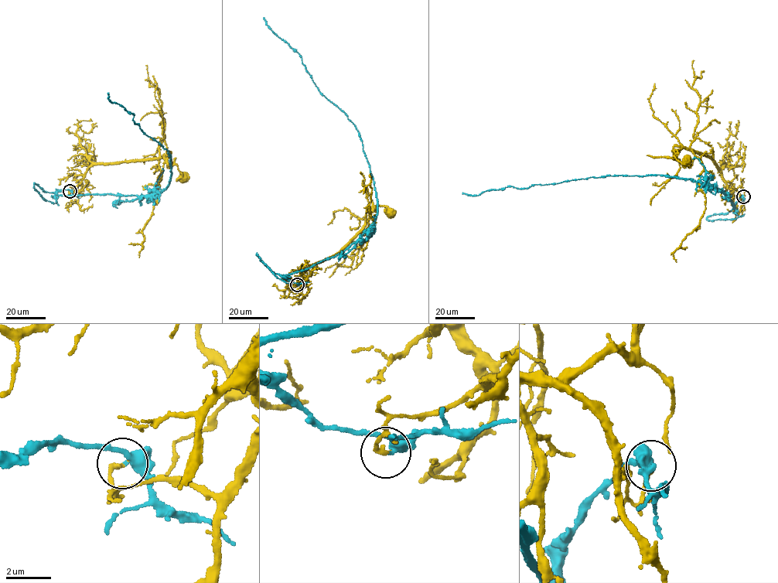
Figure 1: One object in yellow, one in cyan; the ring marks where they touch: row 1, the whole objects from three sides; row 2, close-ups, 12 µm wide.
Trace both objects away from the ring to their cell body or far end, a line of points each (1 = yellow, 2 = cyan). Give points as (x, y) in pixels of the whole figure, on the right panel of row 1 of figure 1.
1: (743, 196), (742, 199), (731, 189), (714, 161), (704, 154), (684, 147), (673, 151), (677, 159), (686, 161)
2: (743, 196), (733, 208), (722, 189), (655, 175), (592, 177), (526, 188), (506, 187), (472, 196), (462, 192)

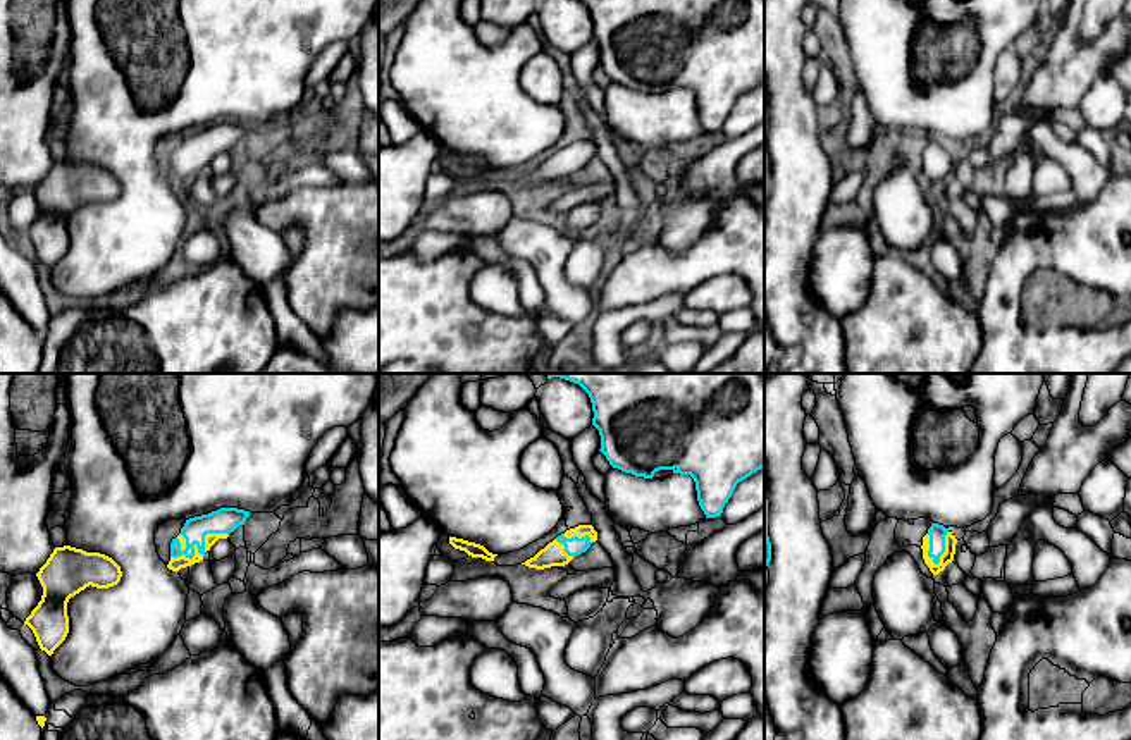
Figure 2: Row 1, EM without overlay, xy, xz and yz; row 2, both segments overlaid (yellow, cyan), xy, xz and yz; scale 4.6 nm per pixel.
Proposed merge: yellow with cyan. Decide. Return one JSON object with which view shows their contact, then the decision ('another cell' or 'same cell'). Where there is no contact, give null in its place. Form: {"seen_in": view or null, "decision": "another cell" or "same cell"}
{"seen_in": "xy", "decision": "another cell"}

